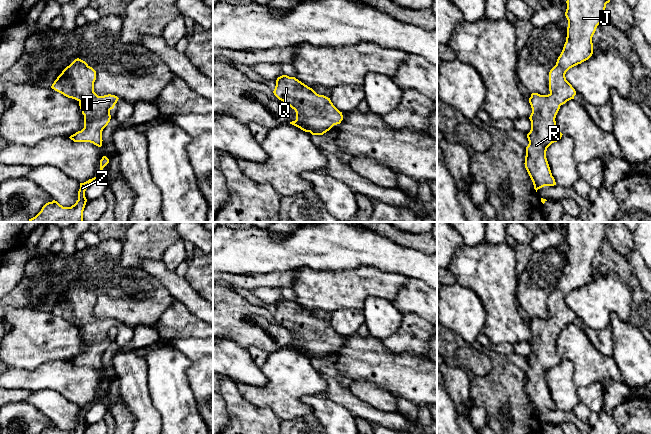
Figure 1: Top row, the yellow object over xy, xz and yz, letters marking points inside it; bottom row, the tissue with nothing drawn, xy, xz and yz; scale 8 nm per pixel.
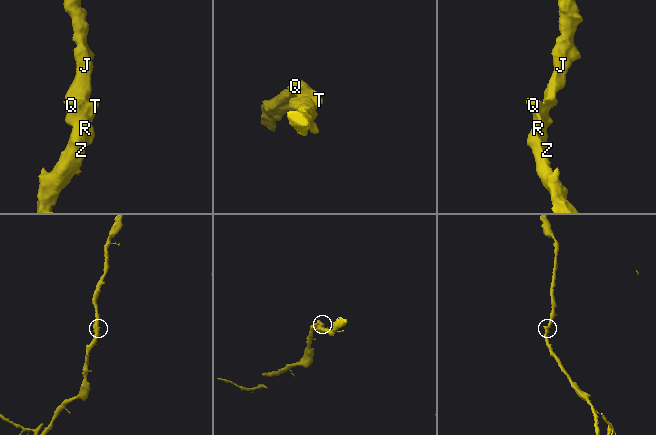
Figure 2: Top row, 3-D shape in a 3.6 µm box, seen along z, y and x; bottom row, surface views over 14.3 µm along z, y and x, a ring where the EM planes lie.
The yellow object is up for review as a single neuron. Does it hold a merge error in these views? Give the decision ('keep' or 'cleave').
keep

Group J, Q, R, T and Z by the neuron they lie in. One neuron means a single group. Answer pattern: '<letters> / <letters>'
J Q R T Z

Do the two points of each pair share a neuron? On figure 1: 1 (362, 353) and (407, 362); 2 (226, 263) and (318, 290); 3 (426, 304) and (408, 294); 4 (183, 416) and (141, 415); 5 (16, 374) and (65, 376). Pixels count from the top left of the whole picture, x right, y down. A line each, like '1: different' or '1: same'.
1: same
2: different
3: same
4: different
5: same

